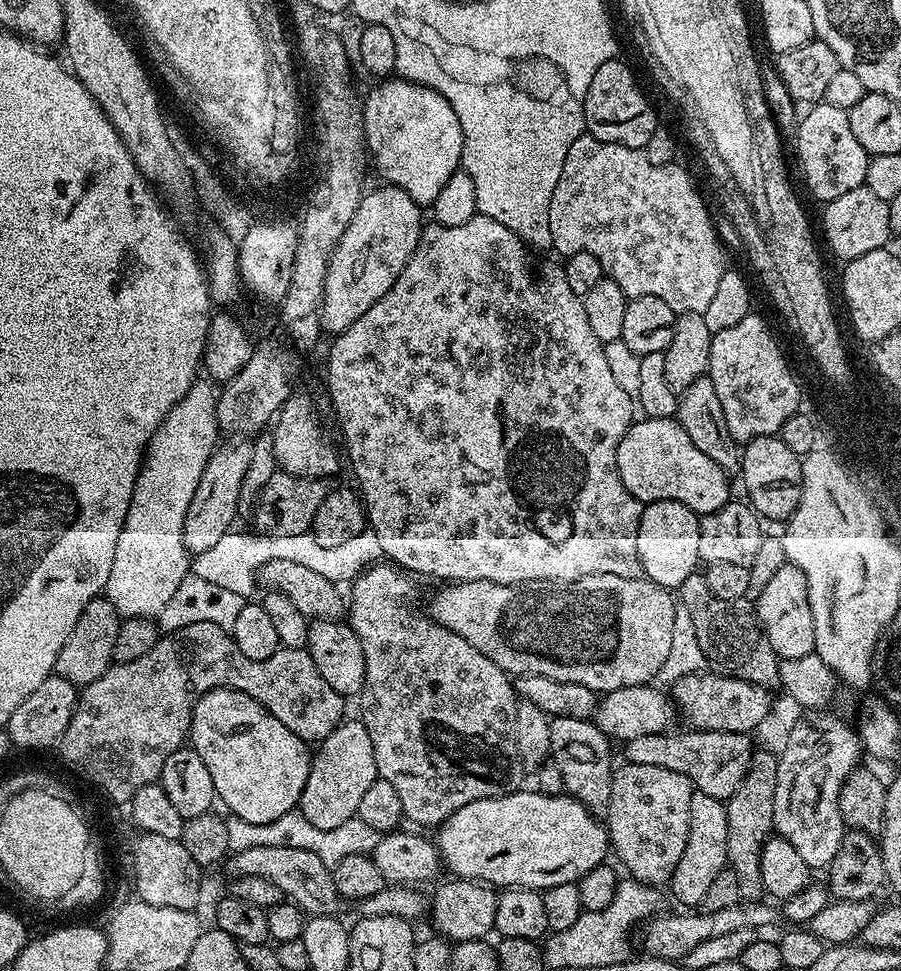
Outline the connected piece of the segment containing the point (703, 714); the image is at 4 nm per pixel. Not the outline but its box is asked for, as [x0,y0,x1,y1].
[670,670,772,733]

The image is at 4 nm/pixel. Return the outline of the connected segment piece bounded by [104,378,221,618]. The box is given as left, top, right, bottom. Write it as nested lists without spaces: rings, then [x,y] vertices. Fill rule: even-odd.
[[[198,378],[192,383],[188,393],[171,408],[158,426],[144,453],[144,462],[134,486],[132,505],[130,510],[126,510],[126,522],[118,534],[118,546],[114,549],[114,566],[110,566],[110,578],[104,587],[108,601],[120,611],[121,617],[159,617],[166,602],[174,598],[174,590],[178,590],[178,586],[182,586],[184,579],[190,575],[190,553],[184,545],[184,519],[186,510],[190,510],[190,498],[194,498],[194,490],[198,490],[198,482],[202,482],[206,462],[210,462],[212,452],[218,446],[216,436],[221,435],[216,417],[218,392],[211,386],[204,378]]]

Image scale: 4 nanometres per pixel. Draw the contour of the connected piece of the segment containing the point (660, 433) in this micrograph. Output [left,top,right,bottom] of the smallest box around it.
[616,418,730,517]

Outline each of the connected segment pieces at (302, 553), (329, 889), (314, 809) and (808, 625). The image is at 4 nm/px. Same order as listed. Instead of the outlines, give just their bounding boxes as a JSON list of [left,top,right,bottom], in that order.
[[192,530,330,598],[227,846,342,917],[299,718,377,832],[754,563,815,660]]

